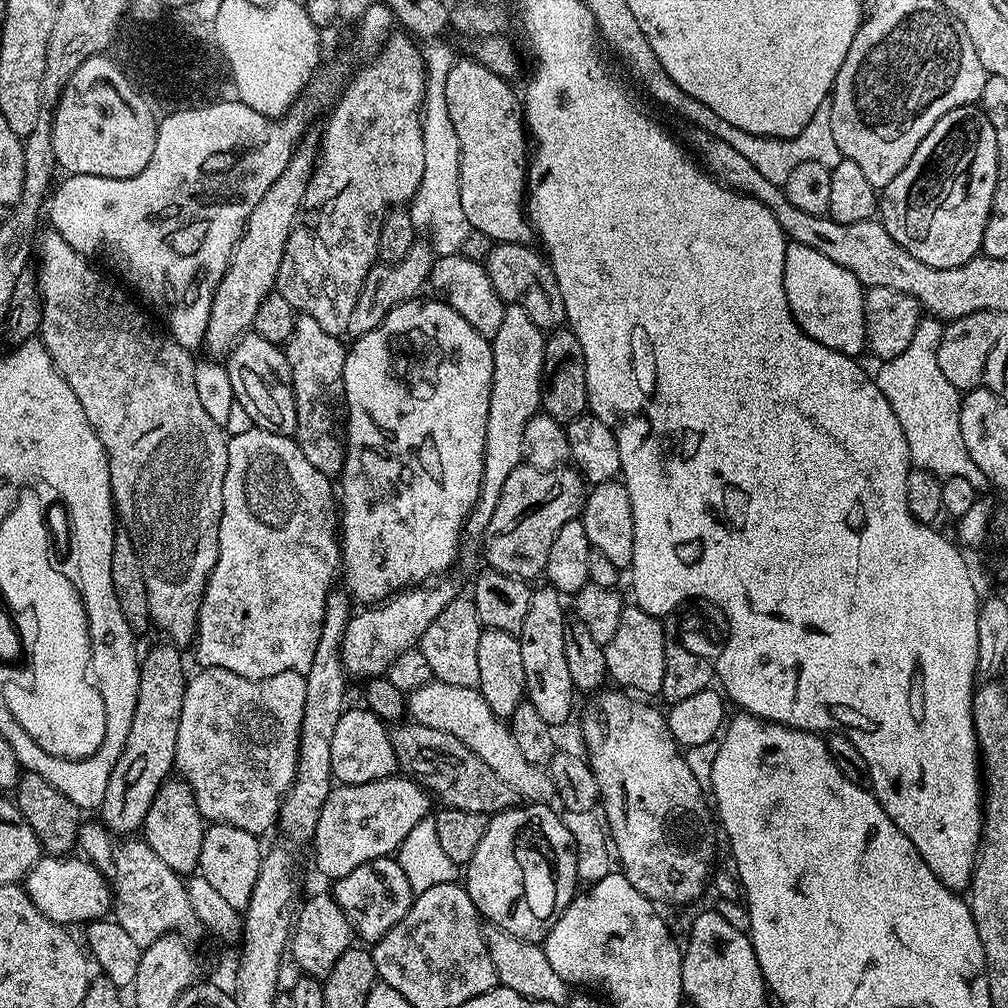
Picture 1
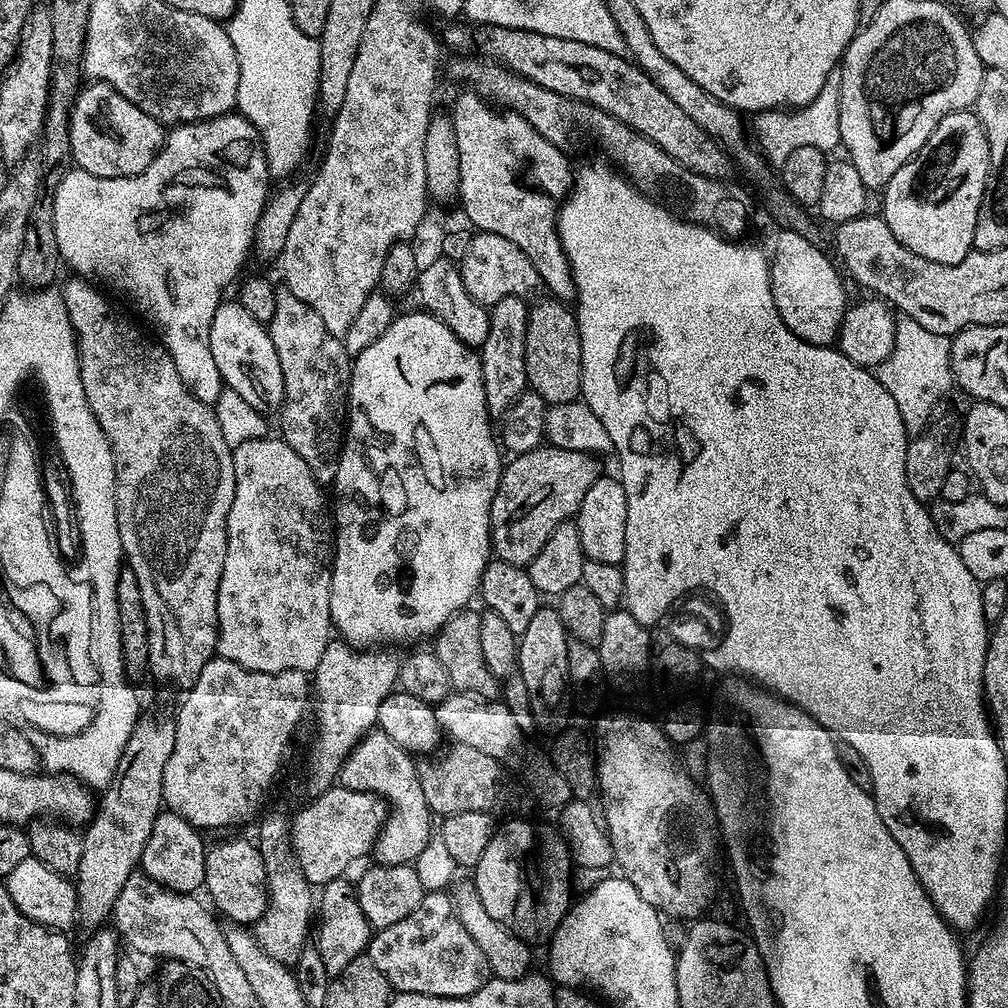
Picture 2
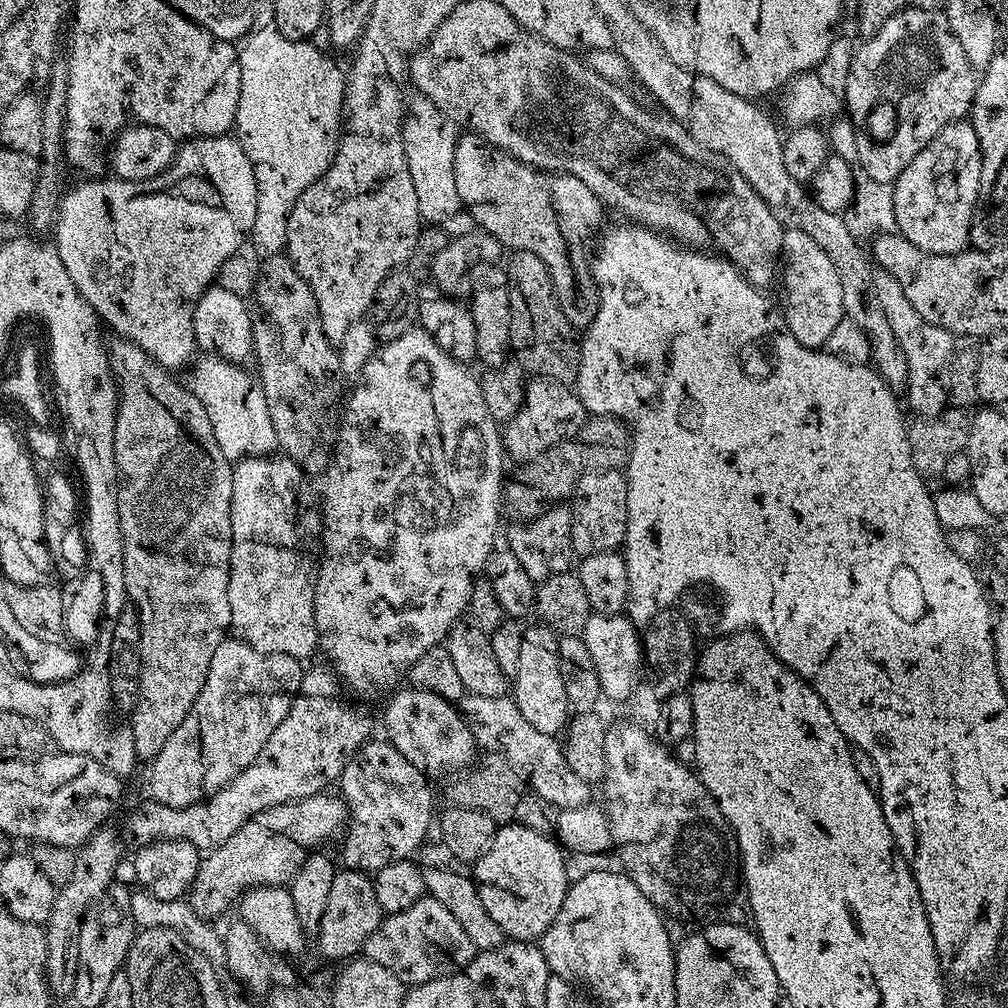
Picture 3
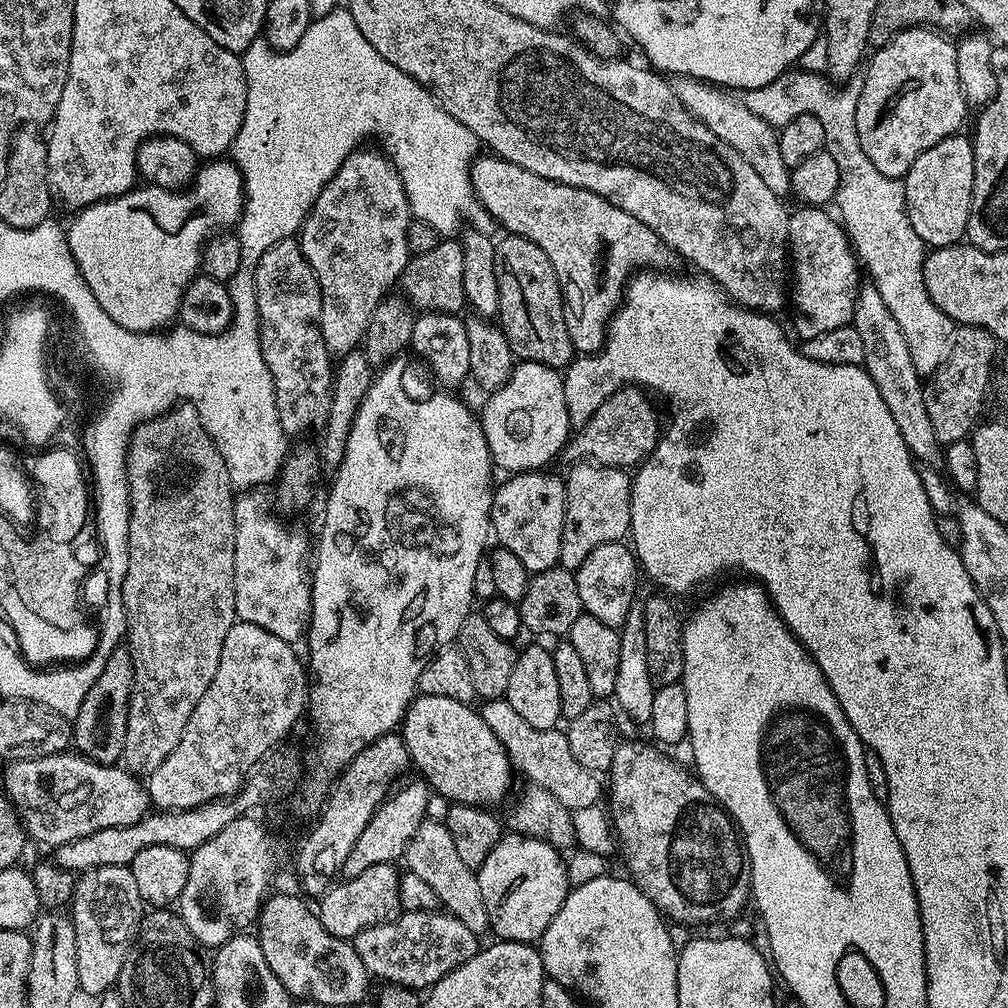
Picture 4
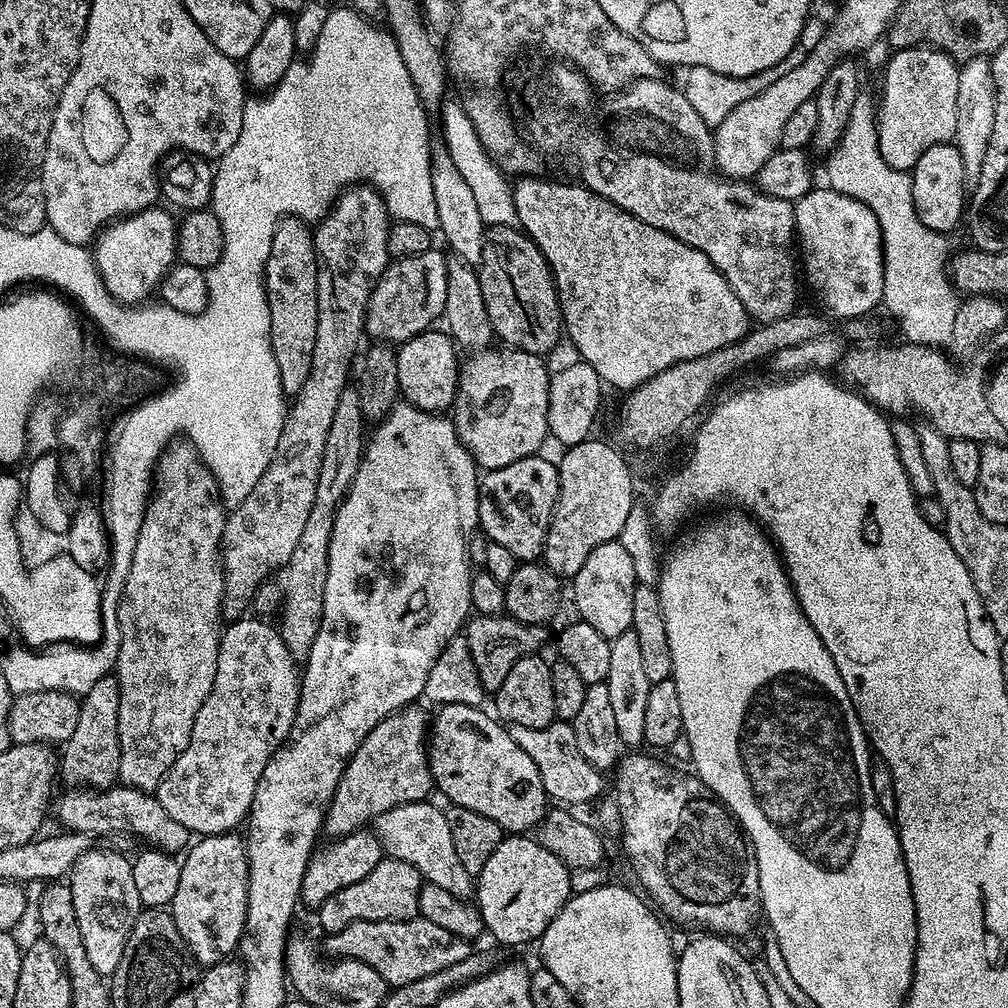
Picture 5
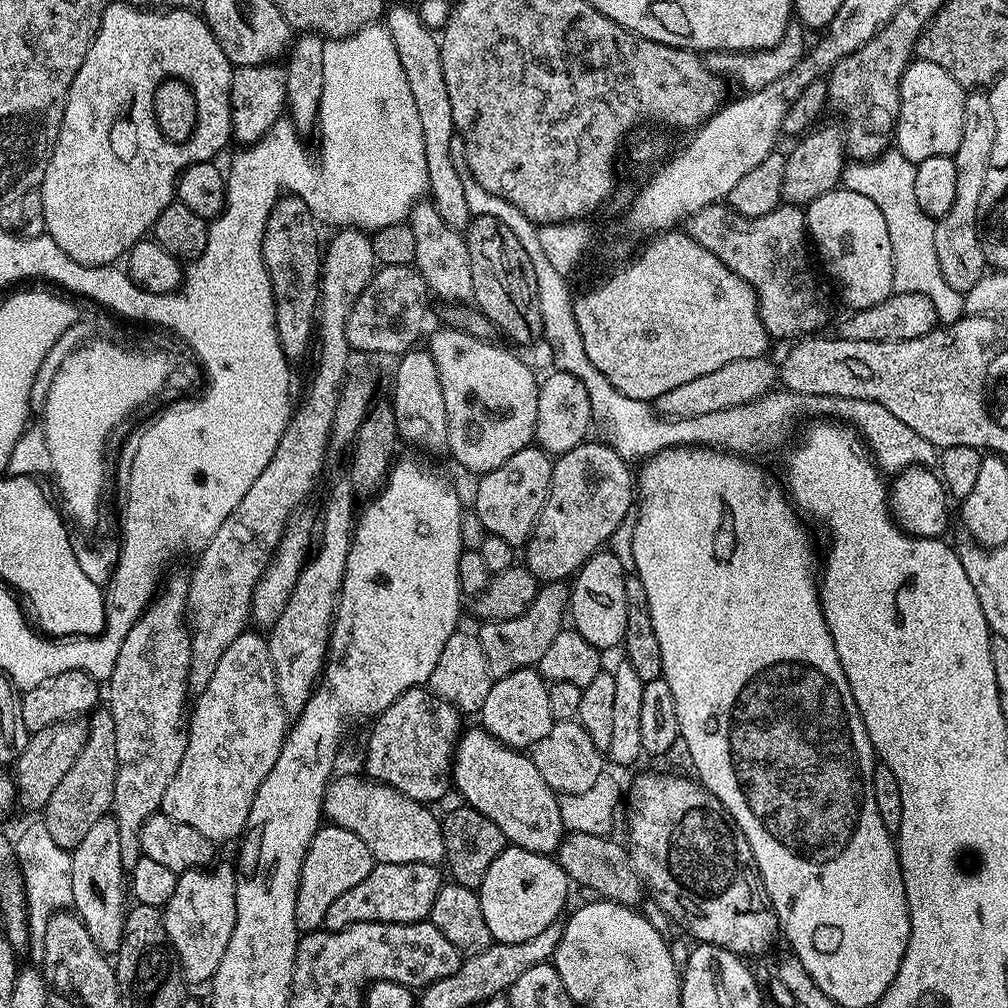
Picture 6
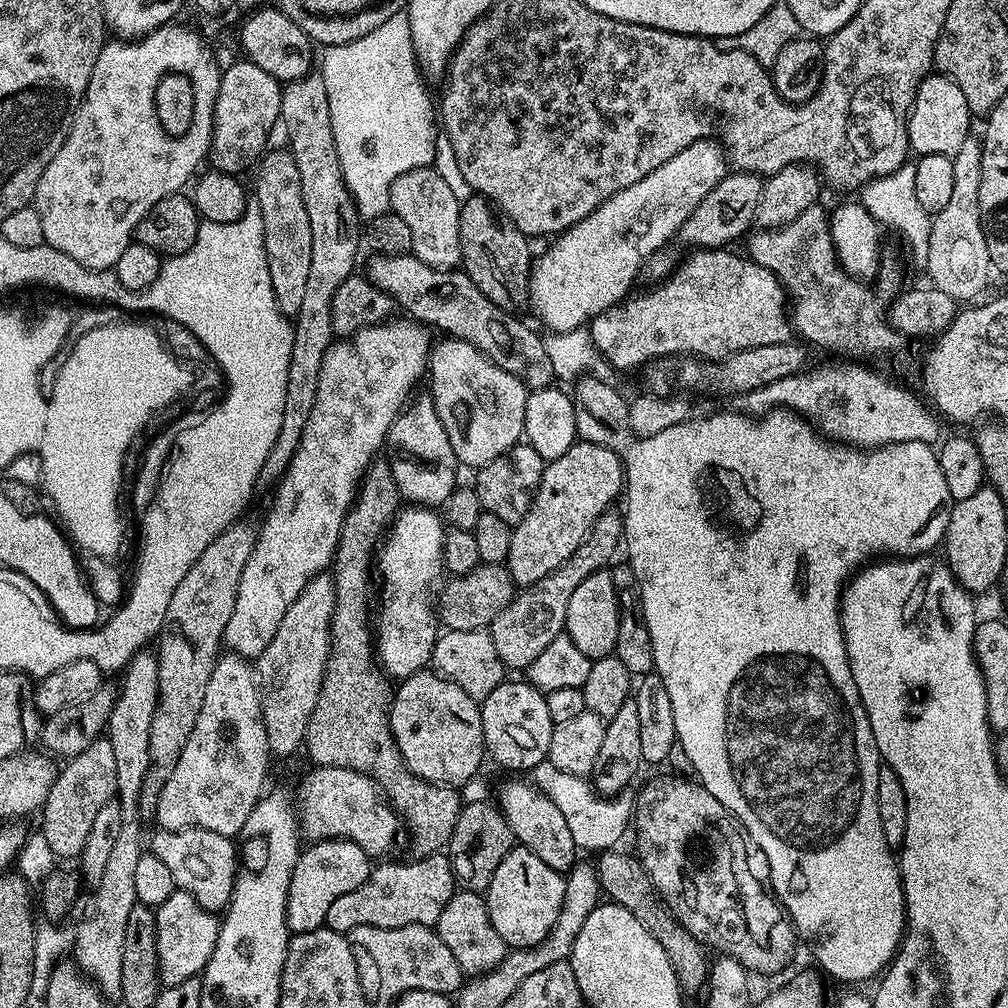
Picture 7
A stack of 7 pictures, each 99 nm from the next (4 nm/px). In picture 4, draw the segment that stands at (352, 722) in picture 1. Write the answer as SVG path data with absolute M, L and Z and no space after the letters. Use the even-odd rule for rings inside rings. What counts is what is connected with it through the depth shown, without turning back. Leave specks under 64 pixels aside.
M416 778L413 784L408 784L405 788L399 788L397 787L381 804L374 818L370 818L366 830L362 830L358 842L354 842L354 850L350 850L342 869L345 877L362 874L362 870L370 870L370 866L399 861L399 856L401 859L407 853L409 844L417 835L421 821L426 818L425 812L430 789L427 783L420 778Z

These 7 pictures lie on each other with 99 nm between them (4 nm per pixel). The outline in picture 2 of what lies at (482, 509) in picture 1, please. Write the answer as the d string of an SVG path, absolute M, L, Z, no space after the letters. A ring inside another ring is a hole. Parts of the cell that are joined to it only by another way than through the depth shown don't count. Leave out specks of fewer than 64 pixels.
M506 296L491 305L488 317L490 328L486 342L478 350L482 366L482 382L486 390L488 414L493 418L503 417L504 411L528 388L526 374L526 322L529 305L521 297Z

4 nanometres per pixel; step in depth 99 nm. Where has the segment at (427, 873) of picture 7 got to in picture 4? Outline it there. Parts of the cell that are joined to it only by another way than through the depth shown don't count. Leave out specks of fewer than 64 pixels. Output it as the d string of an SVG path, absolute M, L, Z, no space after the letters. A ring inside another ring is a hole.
M395 863L370 866L370 870L362 870L362 874L349 876L343 882L337 882L319 897L318 915L322 926L334 938L351 941L362 930L375 924L386 924L401 911L400 877Z

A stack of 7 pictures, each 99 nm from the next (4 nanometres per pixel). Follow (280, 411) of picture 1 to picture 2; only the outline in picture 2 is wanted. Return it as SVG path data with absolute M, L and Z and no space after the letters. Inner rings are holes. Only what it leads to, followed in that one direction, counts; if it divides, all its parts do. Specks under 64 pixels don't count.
M222 302L218 310L214 310L214 320L210 322L210 354L214 354L214 366L218 366L227 391L250 402L254 410L275 413L284 401L284 383L274 342L270 342L267 327L258 322L258 318L253 318L239 302L228 303Z

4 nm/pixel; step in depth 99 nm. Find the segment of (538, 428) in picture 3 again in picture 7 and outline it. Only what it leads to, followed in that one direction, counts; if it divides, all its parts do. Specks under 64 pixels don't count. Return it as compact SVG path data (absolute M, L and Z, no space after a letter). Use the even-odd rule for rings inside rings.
M444 338L433 347L427 375L432 376L430 395L446 426L446 438L454 446L454 454L461 465L469 464L478 470L486 462L494 462L498 454L506 454L521 443L526 422L526 398L529 389L514 374L494 366L482 350L462 342Z

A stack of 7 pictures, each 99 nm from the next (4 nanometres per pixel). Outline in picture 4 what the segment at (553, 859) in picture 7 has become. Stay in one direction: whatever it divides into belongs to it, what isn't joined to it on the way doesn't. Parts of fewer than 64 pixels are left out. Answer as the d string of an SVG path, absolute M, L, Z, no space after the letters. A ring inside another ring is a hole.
M417 695L404 711L402 739L409 761L421 772L417 773L423 777L433 793L444 795L452 804L496 806L492 804L502 803L512 784L514 769L502 742L498 742L494 730L486 726L483 715L474 709L472 704L463 704L454 698Z

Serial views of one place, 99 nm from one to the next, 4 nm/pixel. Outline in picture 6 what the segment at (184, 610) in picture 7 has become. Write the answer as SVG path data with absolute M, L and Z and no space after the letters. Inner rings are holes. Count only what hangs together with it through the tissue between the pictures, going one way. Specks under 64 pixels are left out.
M344 226L337 232L340 233L329 244L327 241L322 252L320 303L316 309L314 325L315 335L318 338L320 335L320 341L316 340L314 344L316 365L313 366L312 377L309 378L308 385L304 388L304 397L298 400L295 405L292 417L288 420L286 430L278 442L278 450L274 450L274 458L270 458L270 462L266 462L266 470L262 470L262 474L258 474L258 478L254 478L254 486L250 486L250 490L246 490L242 502L238 502L238 506L234 506L234 510L230 510L226 522L222 522L222 526L218 526L216 533L208 539L208 545L195 557L196 565L192 568L192 576L187 577L188 611L186 619L188 637L190 638L188 690L192 694L199 694L206 690L226 646L230 646L230 642L234 642L234 638L241 636L249 627L254 586L263 576L268 563L272 561L272 556L276 553L276 548L284 536L284 529L297 515L296 507L311 494L312 487L315 486L316 479L320 476L320 470L324 466L324 454L328 448L330 449L332 422L340 401L340 389L346 382L344 374L348 370L348 356L350 357L350 349L346 342L346 318L350 318L350 310L354 306L358 294L362 294L362 290L366 290L366 286L372 281L372 276L378 267L372 249L372 238L367 231Z

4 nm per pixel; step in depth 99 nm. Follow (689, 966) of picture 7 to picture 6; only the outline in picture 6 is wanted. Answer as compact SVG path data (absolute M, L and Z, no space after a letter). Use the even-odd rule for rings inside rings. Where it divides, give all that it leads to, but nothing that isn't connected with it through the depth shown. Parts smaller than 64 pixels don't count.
M568 832L556 849L554 859L560 863L573 885L581 884L582 887L589 888L593 897L613 900L615 904L639 905L639 900L646 896L645 886L636 867L632 865L627 847L621 841L619 844L612 839L611 835Z

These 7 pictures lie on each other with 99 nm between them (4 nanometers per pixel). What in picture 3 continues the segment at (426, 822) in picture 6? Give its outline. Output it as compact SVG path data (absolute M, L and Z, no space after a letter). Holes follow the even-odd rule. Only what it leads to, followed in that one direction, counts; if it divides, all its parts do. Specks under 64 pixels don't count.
M429 843L419 853L421 856L418 856L418 863L424 869L424 887L427 895L431 899L442 902L442 906L446 906L446 910L450 910L450 914L454 914L454 918L458 918L462 930L466 930L466 938L470 938L470 942L474 942L477 950L495 953L505 943L506 937L504 931L498 926L498 922L494 922L494 918L490 918L490 914L486 914L486 910L482 906L482 898L476 889L475 879L469 873L467 876L464 873L467 871L463 867L457 866L452 857L448 855L448 851L439 843L431 844Z

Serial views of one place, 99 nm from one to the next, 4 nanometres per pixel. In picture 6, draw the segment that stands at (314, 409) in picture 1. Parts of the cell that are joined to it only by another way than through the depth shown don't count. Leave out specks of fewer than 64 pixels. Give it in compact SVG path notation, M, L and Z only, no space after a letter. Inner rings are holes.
M285 194L270 210L262 238L262 258L272 287L278 342L282 346L282 354L290 362L302 359L307 350L309 353L314 334L316 309L320 303L320 262L322 259L322 240L320 244L320 236L316 233L316 228L318 229L318 222L313 218L312 211L308 209L306 202L298 196Z

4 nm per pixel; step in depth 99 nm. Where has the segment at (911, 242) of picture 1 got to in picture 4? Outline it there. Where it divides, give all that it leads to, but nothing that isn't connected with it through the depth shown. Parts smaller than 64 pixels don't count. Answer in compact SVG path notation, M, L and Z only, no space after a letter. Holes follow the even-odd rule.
M967 135L948 136L918 154L914 166L902 177L902 183L910 226L914 226L925 246L945 248L965 239L974 190L974 150Z

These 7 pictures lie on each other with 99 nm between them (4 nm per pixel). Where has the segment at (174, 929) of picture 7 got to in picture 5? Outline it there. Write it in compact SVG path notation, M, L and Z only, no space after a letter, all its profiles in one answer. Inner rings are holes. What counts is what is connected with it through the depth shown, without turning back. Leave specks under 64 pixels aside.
M230 831L197 839L187 849L180 866L178 891L174 894L170 911L174 918L174 926L178 926L178 934L182 934L186 946L192 951L193 960L200 966L229 959L237 951L244 933L248 897L248 846L243 835L236 835L240 834Z

